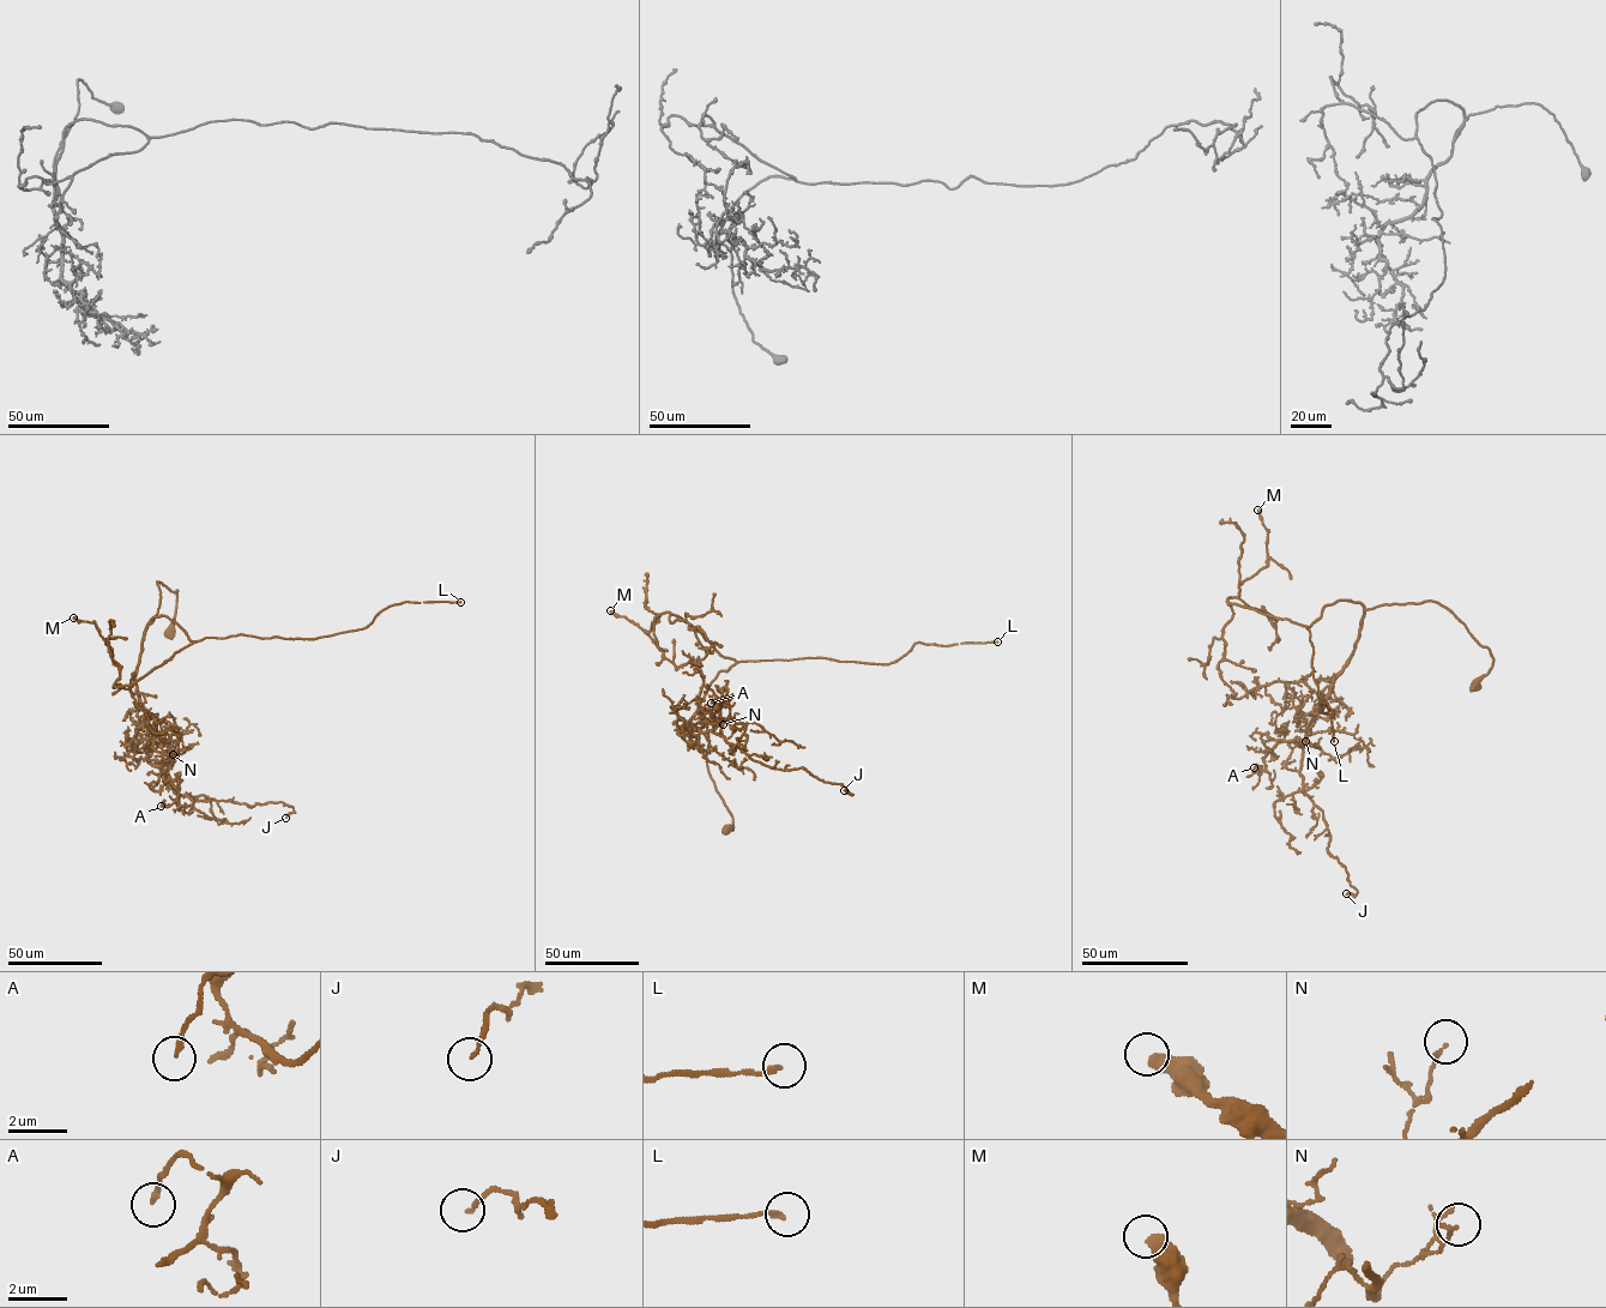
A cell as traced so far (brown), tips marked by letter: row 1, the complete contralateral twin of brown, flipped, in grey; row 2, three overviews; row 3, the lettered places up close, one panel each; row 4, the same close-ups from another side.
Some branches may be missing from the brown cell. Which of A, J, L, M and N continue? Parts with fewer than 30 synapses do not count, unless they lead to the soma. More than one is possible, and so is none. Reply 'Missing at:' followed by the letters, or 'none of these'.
Missing at: L

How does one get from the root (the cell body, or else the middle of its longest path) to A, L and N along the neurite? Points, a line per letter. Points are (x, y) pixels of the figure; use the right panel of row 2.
A: (1474, 686), (1493, 657), (1447, 608), (1364, 609), (1304, 745), (1278, 742), (1265, 770), (1254, 767)
L: (1474, 686), (1493, 657), (1437, 603), (1327, 604), (1308, 627), (1334, 741)
N: (1474, 686), (1489, 671), (1493, 657), (1447, 608), (1428, 601), (1364, 609), (1352, 655), (1299, 746), (1305, 741)

